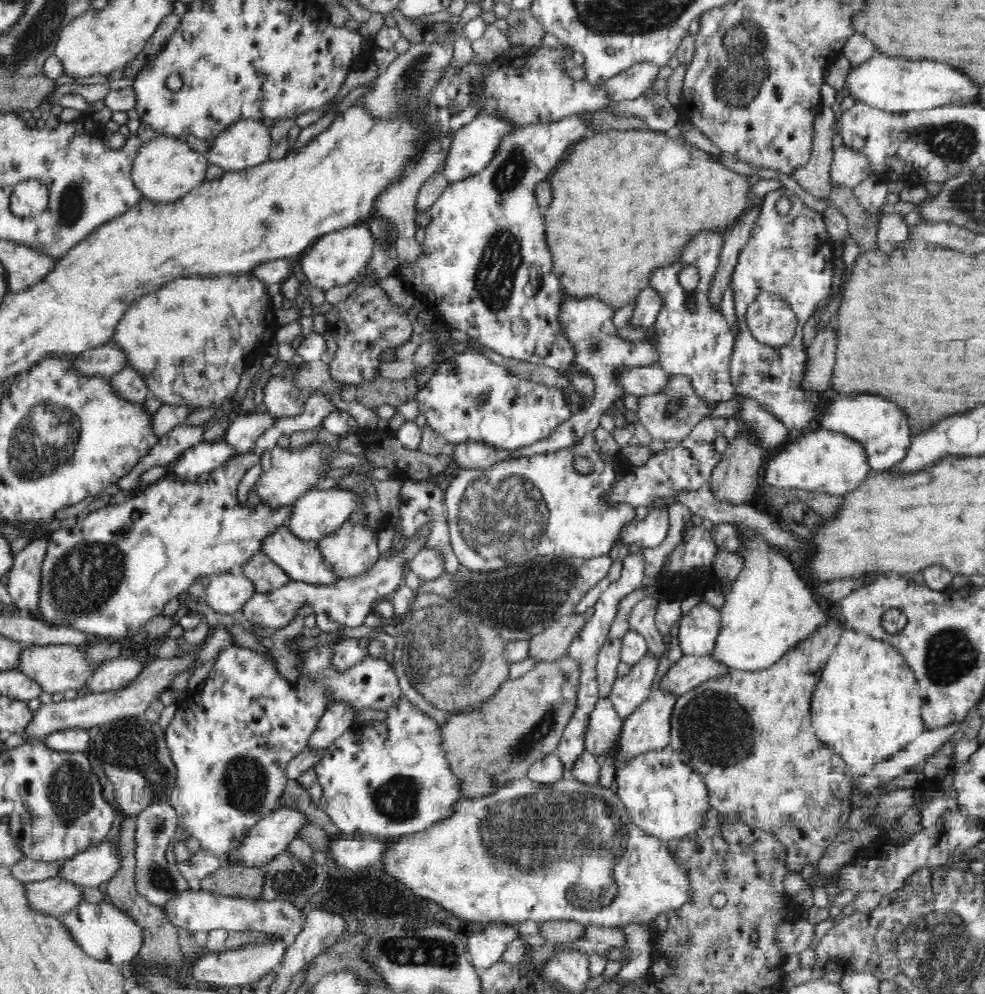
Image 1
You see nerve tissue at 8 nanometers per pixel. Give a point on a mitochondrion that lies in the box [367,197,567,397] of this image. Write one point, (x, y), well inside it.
(495, 277)

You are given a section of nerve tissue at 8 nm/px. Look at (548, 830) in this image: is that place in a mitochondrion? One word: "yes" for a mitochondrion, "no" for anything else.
yes

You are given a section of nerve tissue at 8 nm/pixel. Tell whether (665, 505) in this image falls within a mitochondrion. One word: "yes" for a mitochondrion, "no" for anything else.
no

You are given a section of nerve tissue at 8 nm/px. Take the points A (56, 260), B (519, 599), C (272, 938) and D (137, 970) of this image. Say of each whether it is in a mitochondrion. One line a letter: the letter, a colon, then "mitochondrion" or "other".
A: other
B: mitochondrion
C: other
D: other

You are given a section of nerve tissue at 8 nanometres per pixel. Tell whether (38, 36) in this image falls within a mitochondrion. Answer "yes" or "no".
yes

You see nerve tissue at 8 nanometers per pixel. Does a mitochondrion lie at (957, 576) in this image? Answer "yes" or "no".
no

